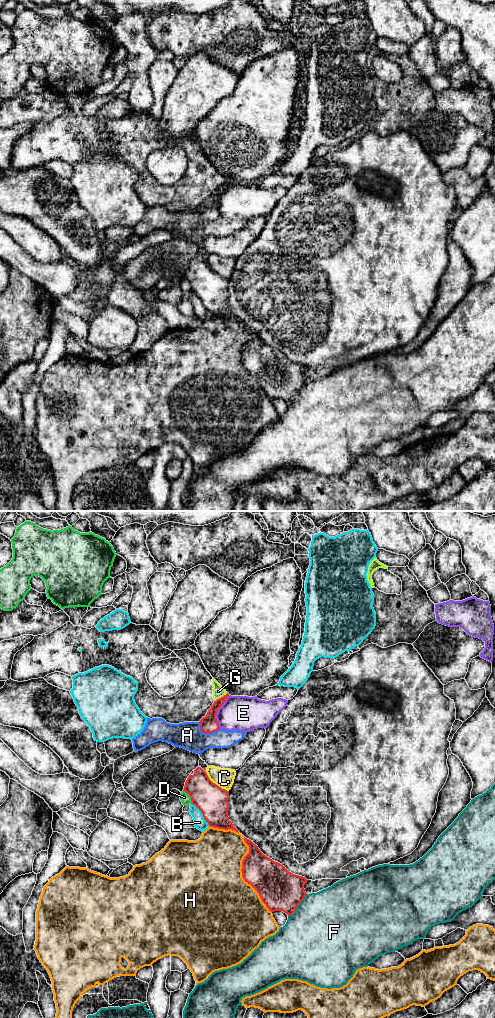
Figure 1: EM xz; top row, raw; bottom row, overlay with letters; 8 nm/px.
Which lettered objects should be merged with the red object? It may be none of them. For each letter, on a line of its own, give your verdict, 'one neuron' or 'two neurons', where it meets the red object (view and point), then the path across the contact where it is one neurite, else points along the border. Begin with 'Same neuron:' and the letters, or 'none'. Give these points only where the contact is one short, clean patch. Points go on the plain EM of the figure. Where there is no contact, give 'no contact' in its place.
Same neuron: none
A: two neurons | xz (206, 220) | along xz (198, 210), (199, 217), (202, 220), (212, 221), (220, 216)
B: two neurons | xz (202, 301)
C: two neurons | xz (214, 271)
D: two neurons | xz (189, 283) | along xz (183, 278), (190, 285), (191, 290)
E: two neurons | xz (217, 198)
F: two neurons | xz (297, 393)
G: two neurons | xz (221, 185)
H: two neurons | xz (242, 363)

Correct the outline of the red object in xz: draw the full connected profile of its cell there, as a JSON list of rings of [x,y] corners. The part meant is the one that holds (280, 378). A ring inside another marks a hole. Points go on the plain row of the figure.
[[[244,325],[249,341],[242,349],[242,365],[259,382],[269,399],[292,403],[307,381],[305,365],[292,362],[282,352],[273,349]]]

